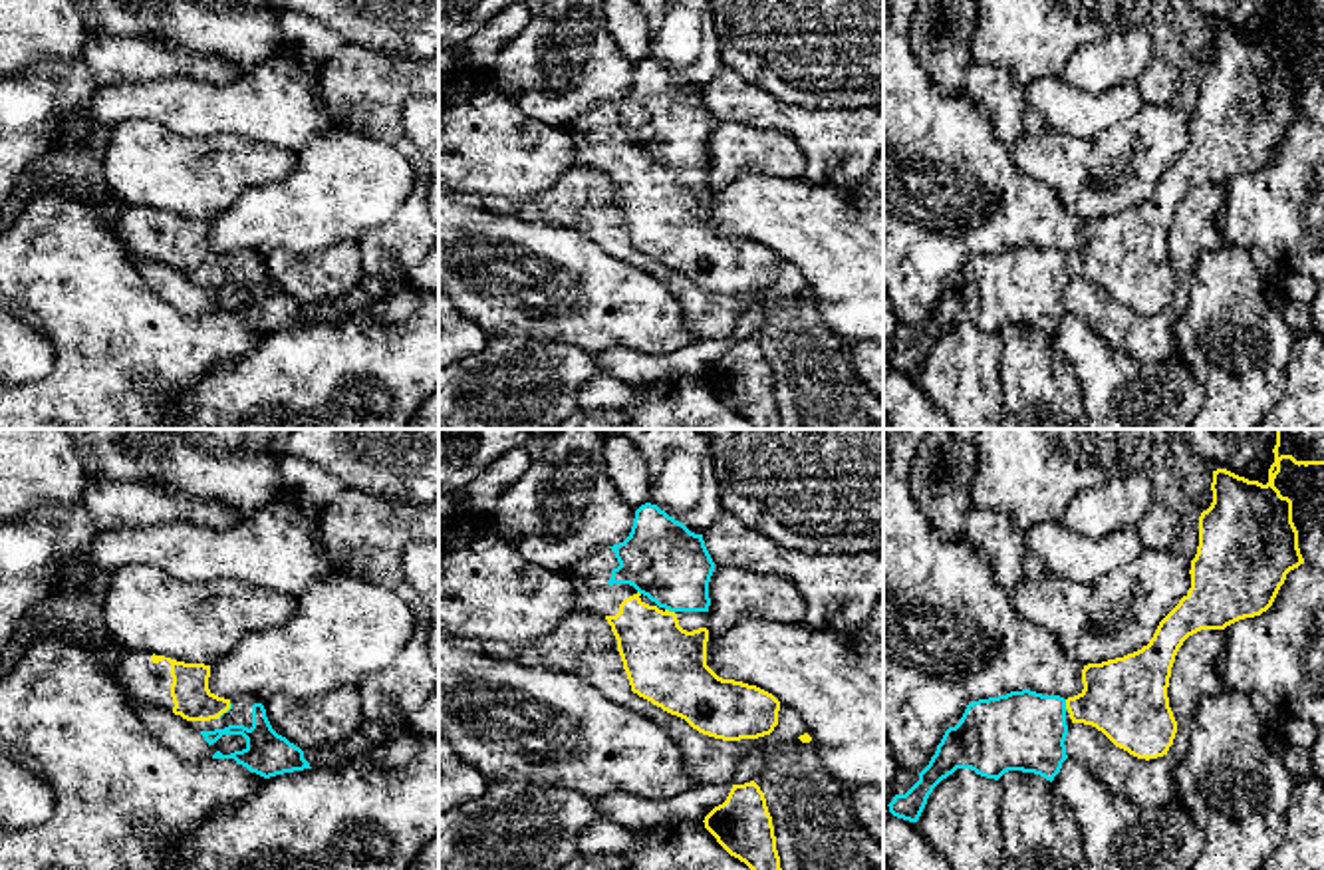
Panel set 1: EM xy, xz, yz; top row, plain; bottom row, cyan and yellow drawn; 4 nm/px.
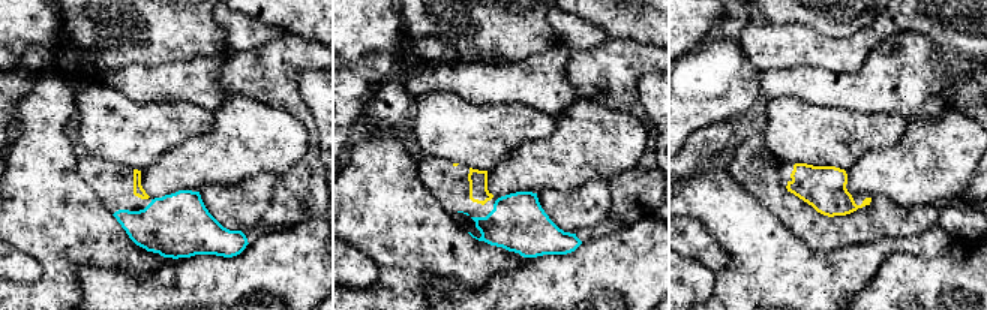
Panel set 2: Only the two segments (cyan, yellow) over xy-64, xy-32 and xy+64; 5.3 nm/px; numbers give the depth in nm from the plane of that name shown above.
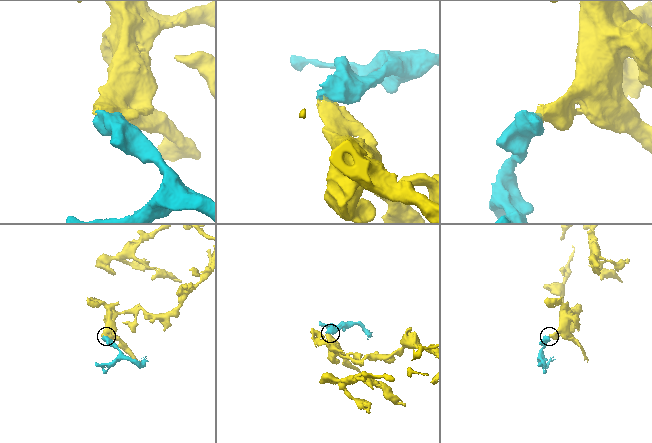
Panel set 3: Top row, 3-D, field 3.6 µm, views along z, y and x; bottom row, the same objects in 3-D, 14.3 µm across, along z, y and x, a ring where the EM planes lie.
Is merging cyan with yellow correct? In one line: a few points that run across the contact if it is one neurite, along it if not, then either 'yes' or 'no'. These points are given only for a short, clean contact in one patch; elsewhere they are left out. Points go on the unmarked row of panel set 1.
line yz (1025, 287), (1053, 263), (1064, 261), (1098, 261), (1124, 253); yes

